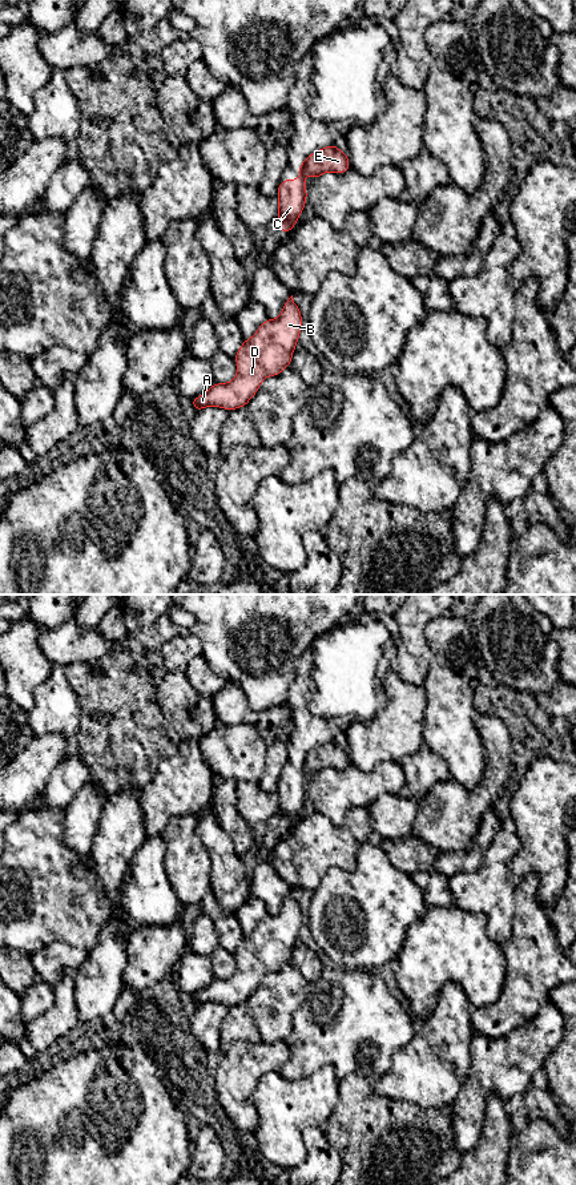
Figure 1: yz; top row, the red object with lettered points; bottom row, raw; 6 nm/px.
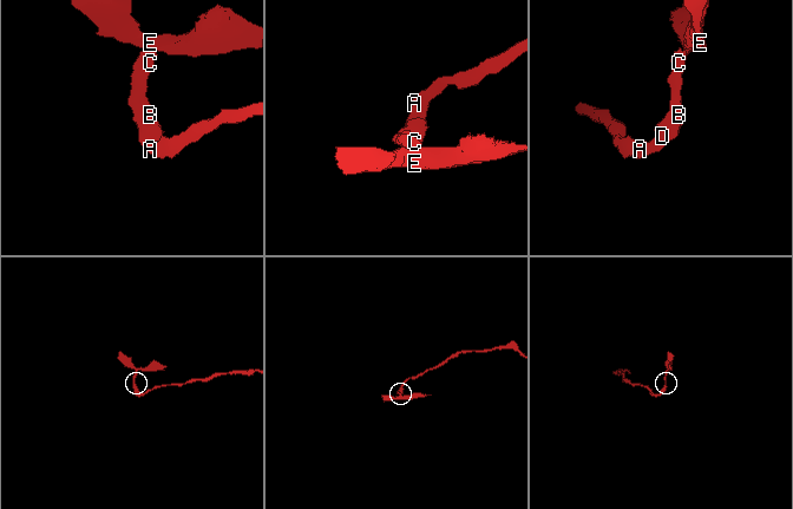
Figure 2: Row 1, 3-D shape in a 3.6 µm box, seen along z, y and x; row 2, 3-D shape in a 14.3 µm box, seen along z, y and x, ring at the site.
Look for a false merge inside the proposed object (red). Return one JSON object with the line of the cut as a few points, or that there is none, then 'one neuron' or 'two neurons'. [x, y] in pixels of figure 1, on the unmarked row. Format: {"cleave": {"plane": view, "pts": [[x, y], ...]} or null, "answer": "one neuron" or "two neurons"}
{"cleave": {"plane": "yz", "pts": [[303, 758], [305, 766]]}, "answer": "two neurons"}

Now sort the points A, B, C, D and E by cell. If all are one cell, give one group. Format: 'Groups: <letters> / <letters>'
Groups: A B C D / E

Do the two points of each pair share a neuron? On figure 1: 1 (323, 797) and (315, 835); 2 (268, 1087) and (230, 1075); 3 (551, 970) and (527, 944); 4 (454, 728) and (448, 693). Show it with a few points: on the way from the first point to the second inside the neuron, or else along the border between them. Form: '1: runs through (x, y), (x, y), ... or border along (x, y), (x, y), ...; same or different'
1: border along (350, 807), (341, 825), (331, 825), (315, 810); different
2: border along (278, 1071), (268, 1071), (254, 1089), (258, 1115); different
3: runs through (544, 963), (532, 951); same
4: runs through (450, 720), (450, 701); same

